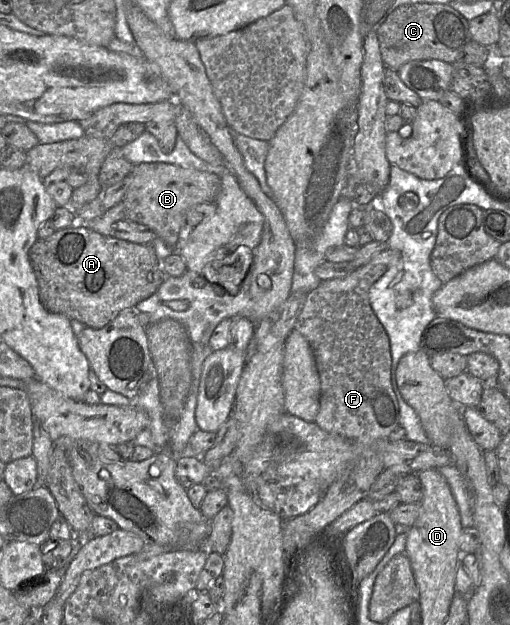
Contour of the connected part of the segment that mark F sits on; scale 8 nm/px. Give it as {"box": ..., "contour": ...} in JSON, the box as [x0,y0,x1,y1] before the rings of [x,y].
{"box":[294,249,401,440],"contour":[[[387,249],[383,252],[376,254],[370,261],[358,267],[346,277],[321,281],[318,287],[316,287],[306,295],[303,307],[296,319],[294,330],[299,331],[309,342],[314,354],[316,367],[320,377],[320,408],[316,416],[315,423],[321,429],[329,433],[356,440],[378,440],[387,438],[387,436],[399,425],[399,406],[391,385],[390,376],[390,342],[384,327],[382,326],[370,306],[368,291],[372,284],[376,282],[382,275],[384,275],[392,265],[397,263],[400,258],[401,253],[399,251]]]}

